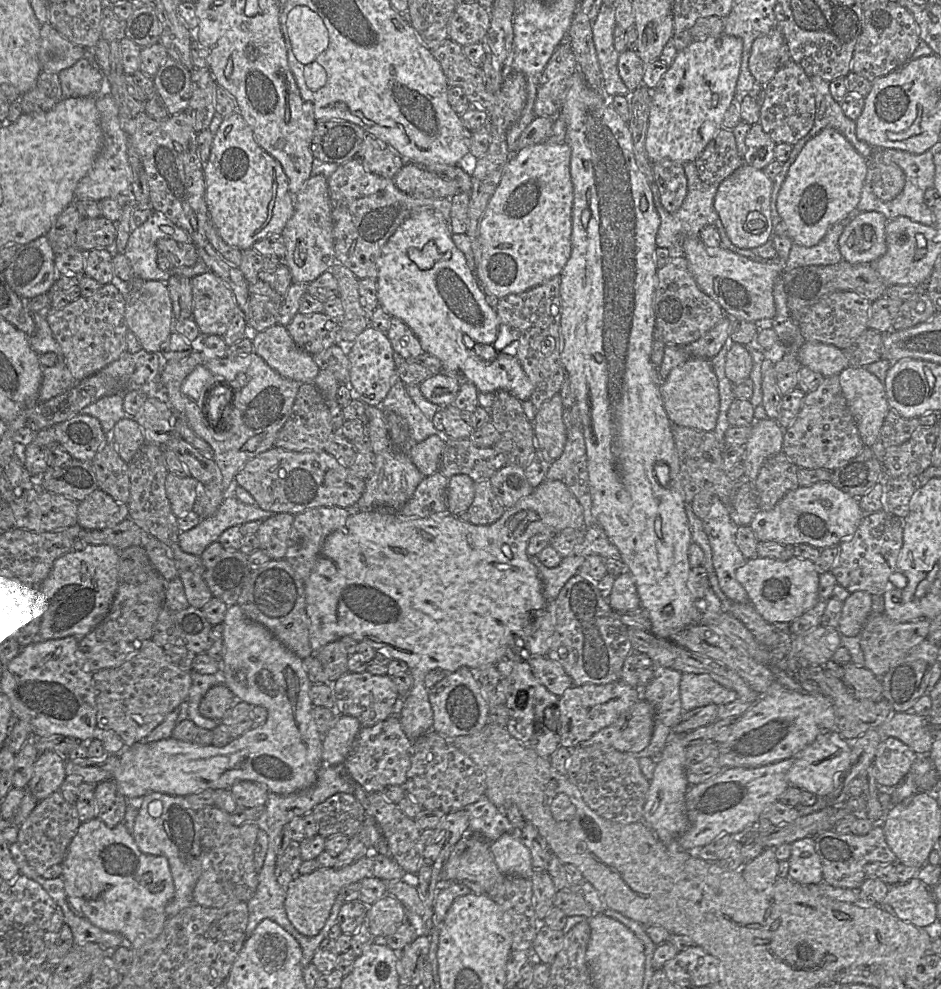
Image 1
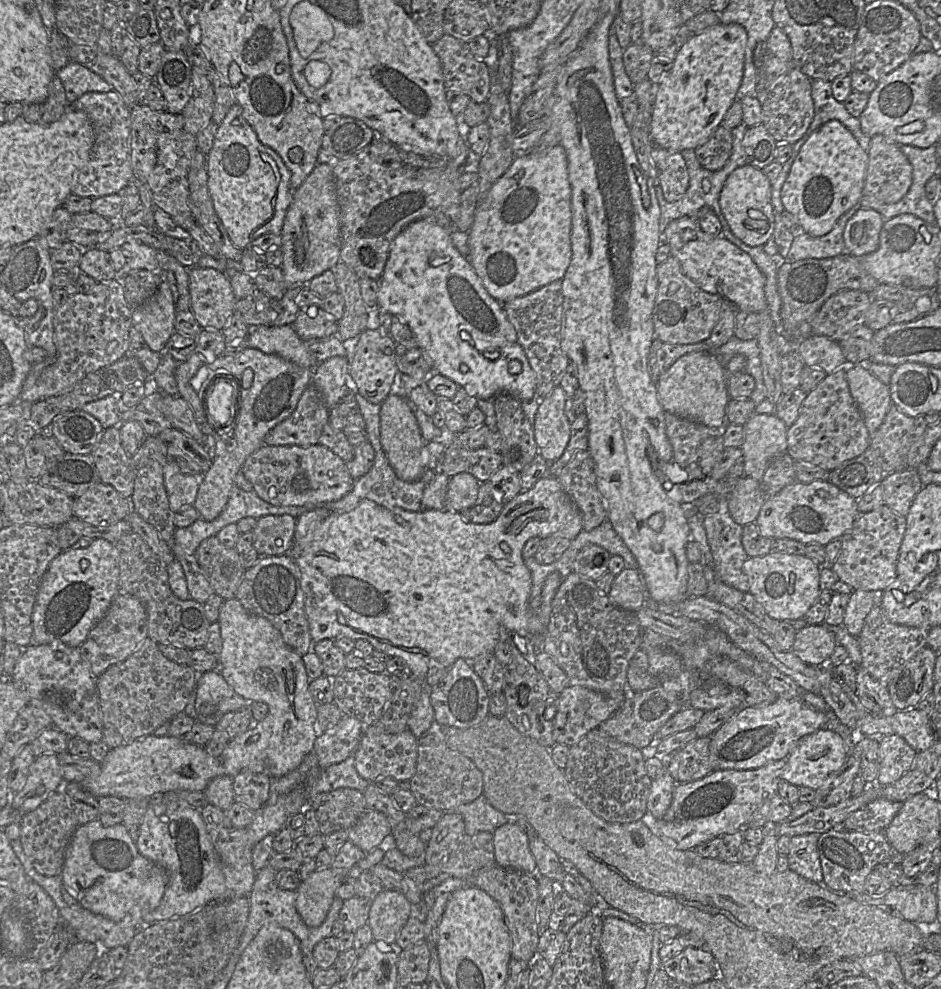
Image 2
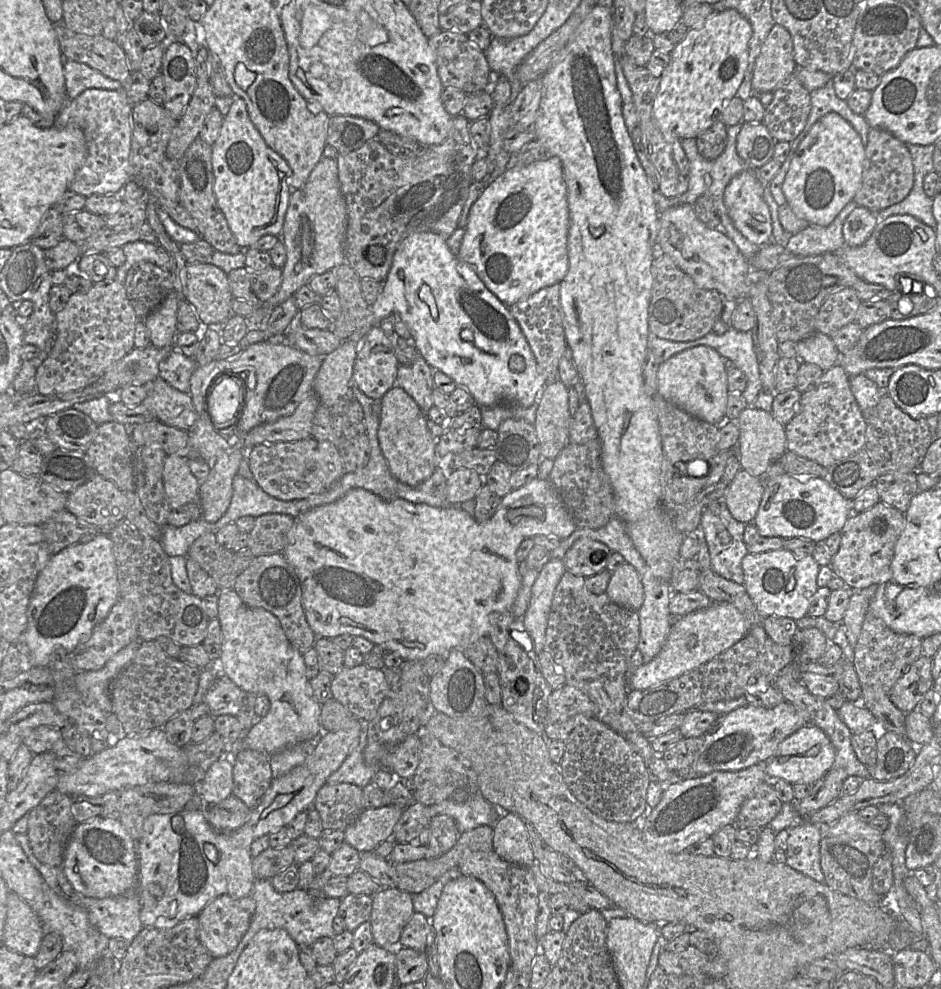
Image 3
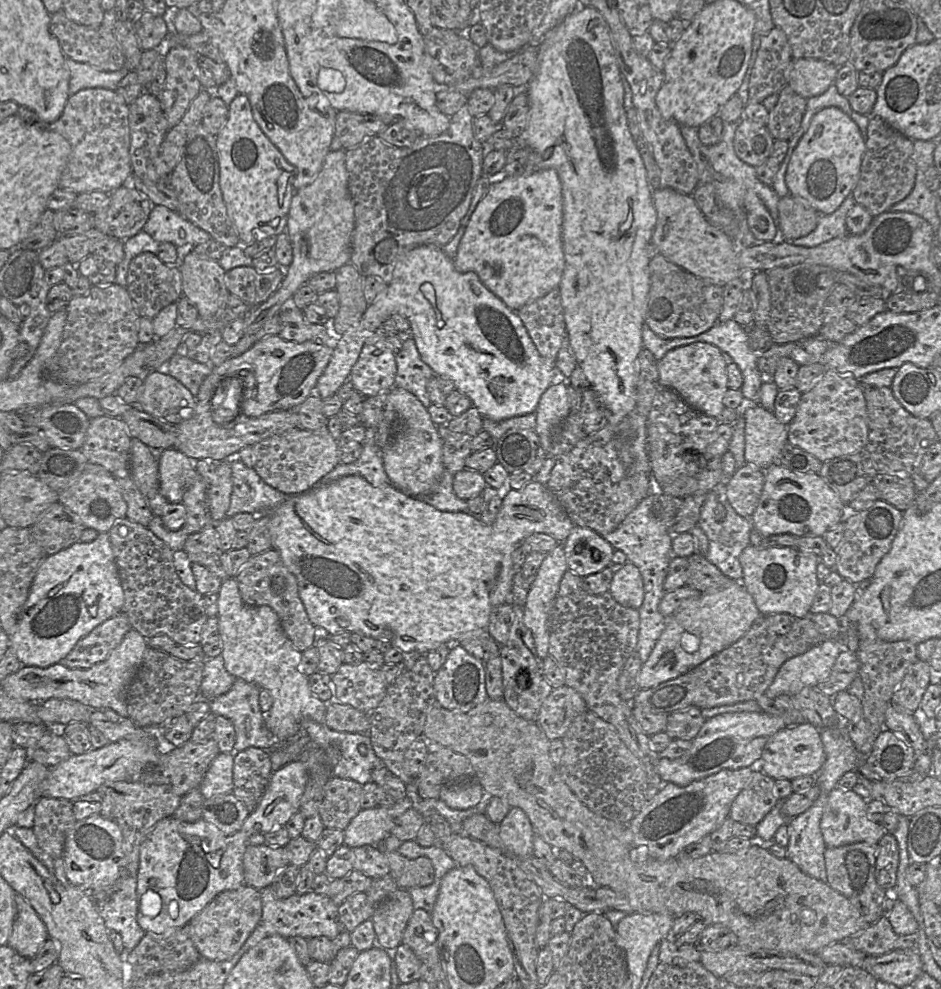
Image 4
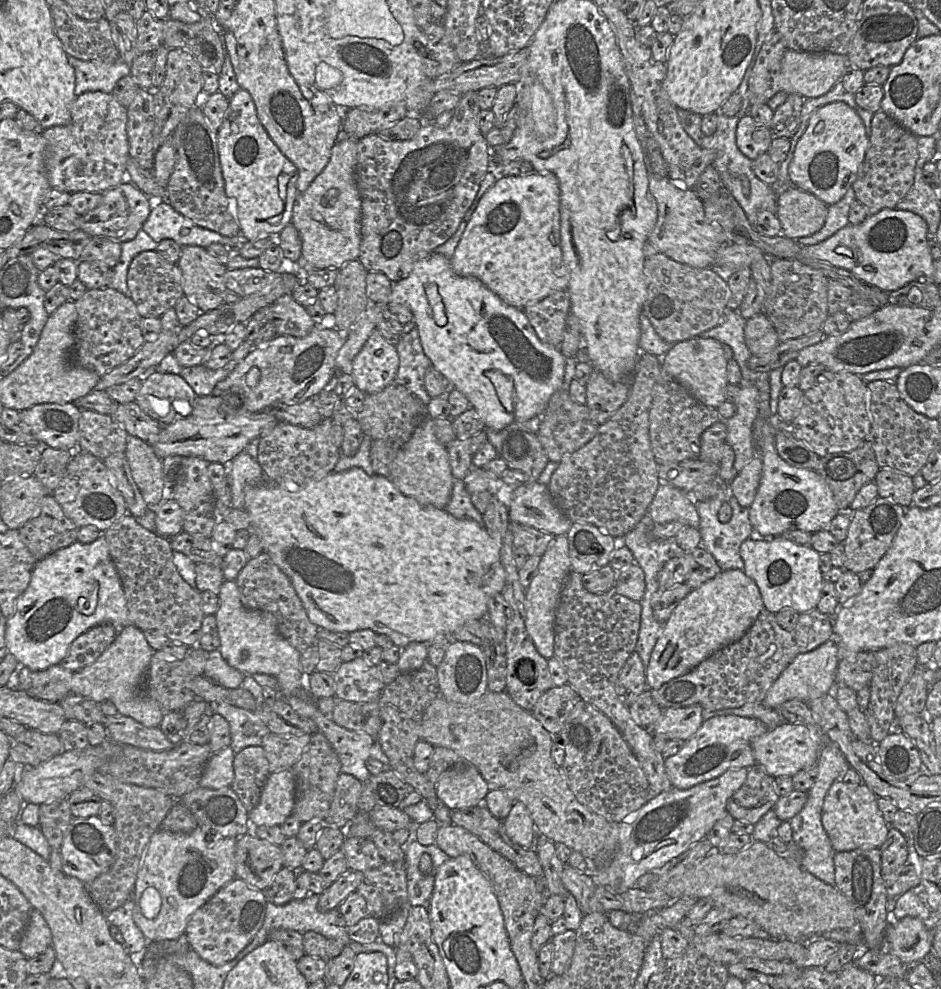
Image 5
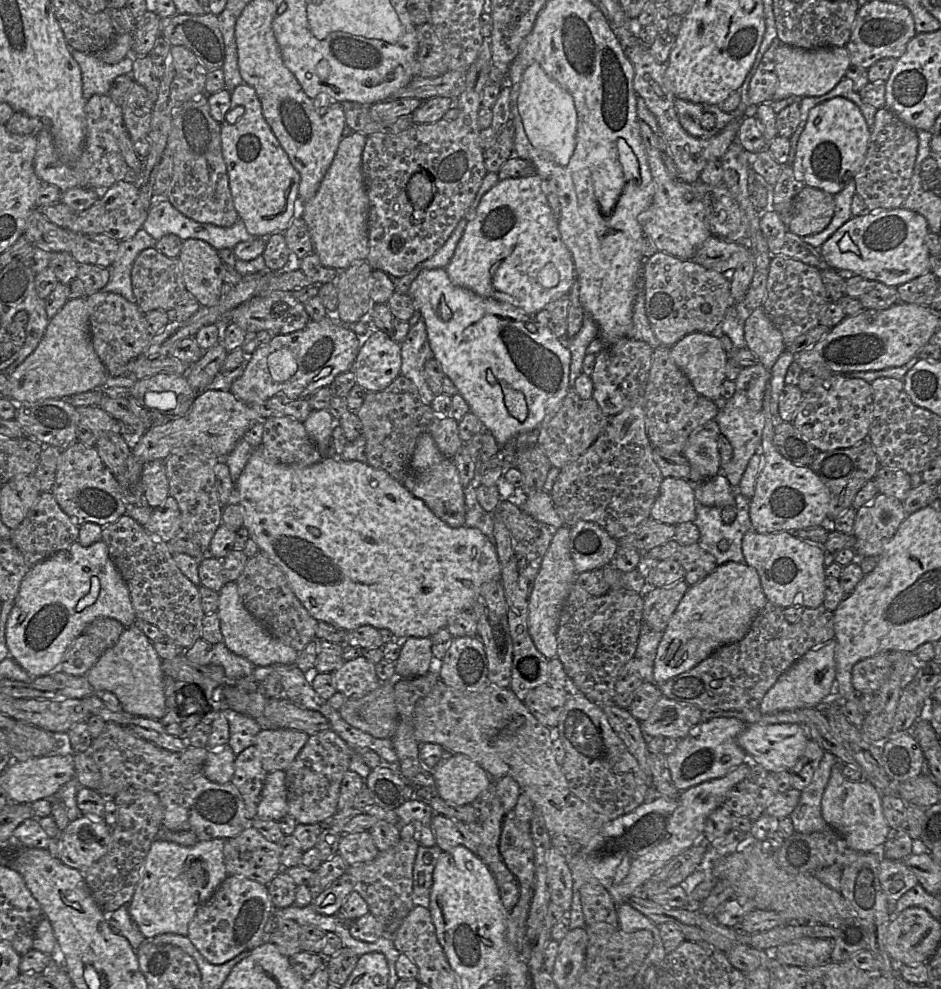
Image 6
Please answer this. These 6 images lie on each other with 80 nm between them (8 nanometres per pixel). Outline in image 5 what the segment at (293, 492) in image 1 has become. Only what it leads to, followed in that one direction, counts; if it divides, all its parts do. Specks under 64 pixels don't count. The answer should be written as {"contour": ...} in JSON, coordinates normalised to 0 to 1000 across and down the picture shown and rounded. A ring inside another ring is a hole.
{"contour":[[[343,423],[332,433],[323,433],[304,427],[295,427],[289,435],[275,445],[272,466],[282,482],[313,497],[328,486],[345,482],[355,475],[361,455],[353,446],[353,425]]]}

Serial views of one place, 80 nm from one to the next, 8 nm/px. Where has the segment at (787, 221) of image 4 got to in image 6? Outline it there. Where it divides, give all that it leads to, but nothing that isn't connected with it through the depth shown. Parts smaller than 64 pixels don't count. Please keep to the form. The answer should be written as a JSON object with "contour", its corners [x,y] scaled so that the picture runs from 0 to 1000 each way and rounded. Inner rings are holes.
{"contour":[[[855,188],[844,200],[836,233],[850,240],[875,234],[886,217],[886,197]]]}

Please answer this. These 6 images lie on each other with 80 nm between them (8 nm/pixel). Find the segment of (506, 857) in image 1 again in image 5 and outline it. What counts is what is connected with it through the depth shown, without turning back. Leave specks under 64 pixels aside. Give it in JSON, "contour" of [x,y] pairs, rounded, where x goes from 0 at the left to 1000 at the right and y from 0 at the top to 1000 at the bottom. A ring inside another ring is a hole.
{"contour":[[[547,810],[533,830],[539,846],[556,857],[566,857],[569,853],[569,832],[561,817],[554,810]]]}

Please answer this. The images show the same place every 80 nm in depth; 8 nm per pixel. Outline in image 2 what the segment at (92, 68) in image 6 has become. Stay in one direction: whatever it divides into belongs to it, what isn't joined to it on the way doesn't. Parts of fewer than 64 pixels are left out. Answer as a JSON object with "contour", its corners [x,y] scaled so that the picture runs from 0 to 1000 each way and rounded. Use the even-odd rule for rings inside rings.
{"contour":[[[74,62],[70,67],[61,71],[60,76],[66,83],[73,105],[92,93],[120,91],[120,88],[106,76],[79,62]]]}

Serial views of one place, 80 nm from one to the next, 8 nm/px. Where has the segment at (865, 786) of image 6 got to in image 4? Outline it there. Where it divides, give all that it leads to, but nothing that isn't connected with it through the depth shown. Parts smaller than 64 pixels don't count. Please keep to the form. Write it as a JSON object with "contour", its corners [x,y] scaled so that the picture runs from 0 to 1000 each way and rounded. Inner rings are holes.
{"contour":[[[888,795],[882,800],[871,831],[879,856],[892,856],[910,851],[934,852],[942,840],[935,832],[922,828],[921,814],[922,808],[909,798],[898,799]]]}

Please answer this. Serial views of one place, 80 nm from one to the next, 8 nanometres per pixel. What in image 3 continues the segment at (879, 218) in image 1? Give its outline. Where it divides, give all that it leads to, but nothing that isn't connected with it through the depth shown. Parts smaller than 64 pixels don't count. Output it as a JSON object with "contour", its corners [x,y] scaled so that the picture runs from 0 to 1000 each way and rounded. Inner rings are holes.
{"contour":[[[911,208],[897,223],[898,247],[905,250],[918,247],[933,224],[931,215],[920,209]]]}

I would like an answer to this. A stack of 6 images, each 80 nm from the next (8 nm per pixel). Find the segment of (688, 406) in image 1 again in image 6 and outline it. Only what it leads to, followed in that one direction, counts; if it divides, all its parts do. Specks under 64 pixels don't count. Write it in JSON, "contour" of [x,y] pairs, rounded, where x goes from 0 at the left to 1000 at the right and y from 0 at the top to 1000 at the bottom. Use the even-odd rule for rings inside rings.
{"contour":[[[736,336],[712,352],[712,360],[743,398],[758,405],[767,400],[766,390],[773,383],[774,358],[770,356],[765,342],[757,338]]]}

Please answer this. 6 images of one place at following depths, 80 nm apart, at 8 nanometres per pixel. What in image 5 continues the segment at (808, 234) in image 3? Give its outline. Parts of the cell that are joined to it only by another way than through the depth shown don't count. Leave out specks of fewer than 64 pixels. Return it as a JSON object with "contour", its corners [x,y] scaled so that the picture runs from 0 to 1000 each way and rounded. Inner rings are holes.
{"contour":[[[904,188],[891,204],[880,208],[880,215],[875,230],[867,236],[848,241],[846,244],[851,248],[865,248],[886,238],[902,225],[902,213],[909,201],[909,194]]]}

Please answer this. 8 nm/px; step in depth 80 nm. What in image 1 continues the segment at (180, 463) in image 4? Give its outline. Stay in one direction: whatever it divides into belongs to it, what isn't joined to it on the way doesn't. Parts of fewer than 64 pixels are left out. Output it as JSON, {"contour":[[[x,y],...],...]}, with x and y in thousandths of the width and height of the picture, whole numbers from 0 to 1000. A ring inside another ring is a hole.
{"contour":[[[179,477],[175,493],[183,518],[188,524],[205,516],[216,490],[203,481],[189,482]]]}

